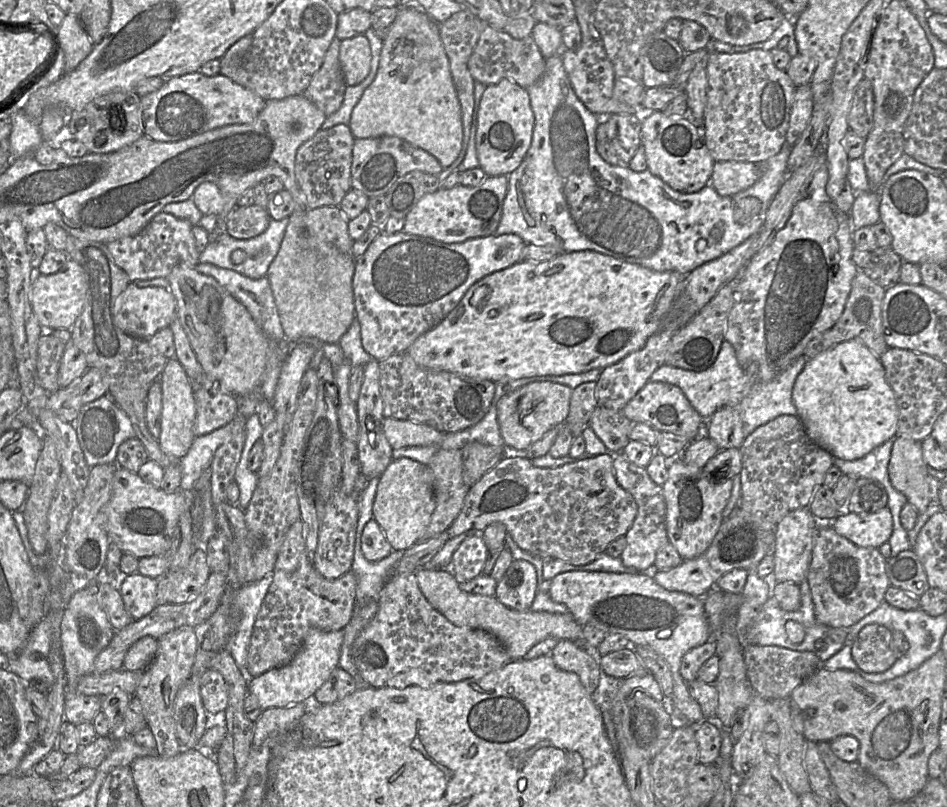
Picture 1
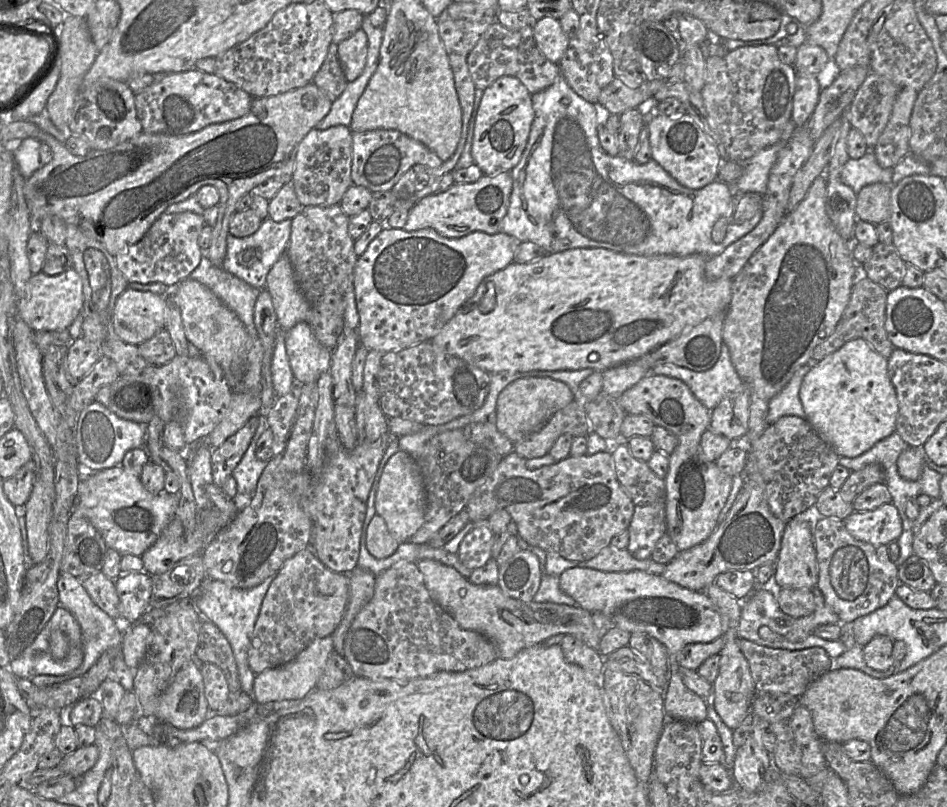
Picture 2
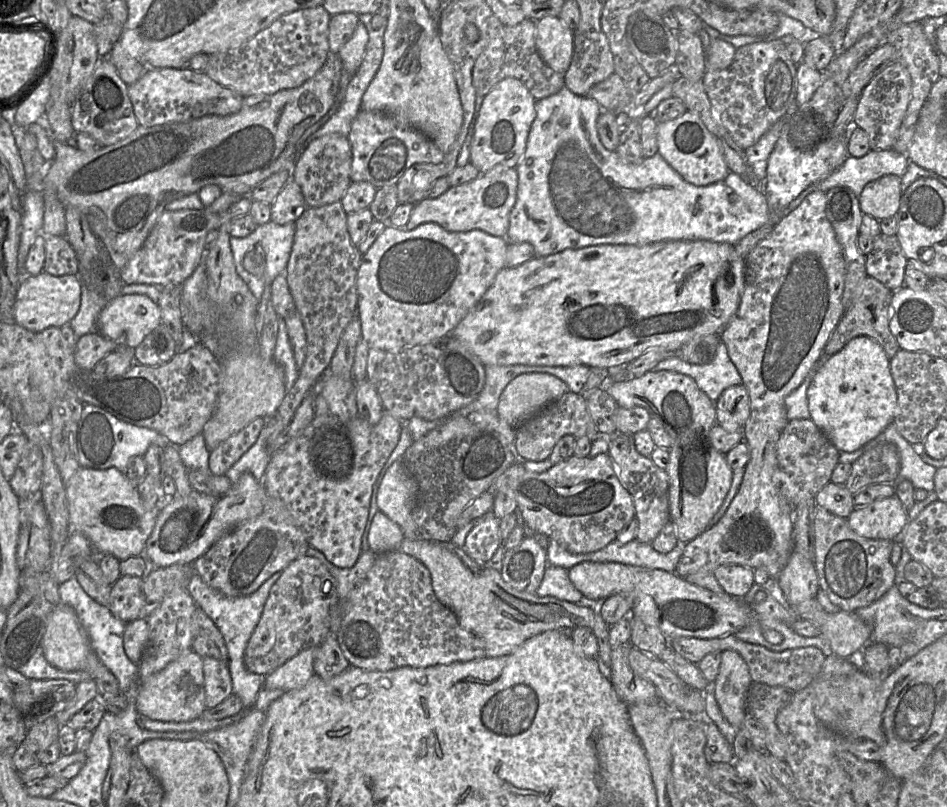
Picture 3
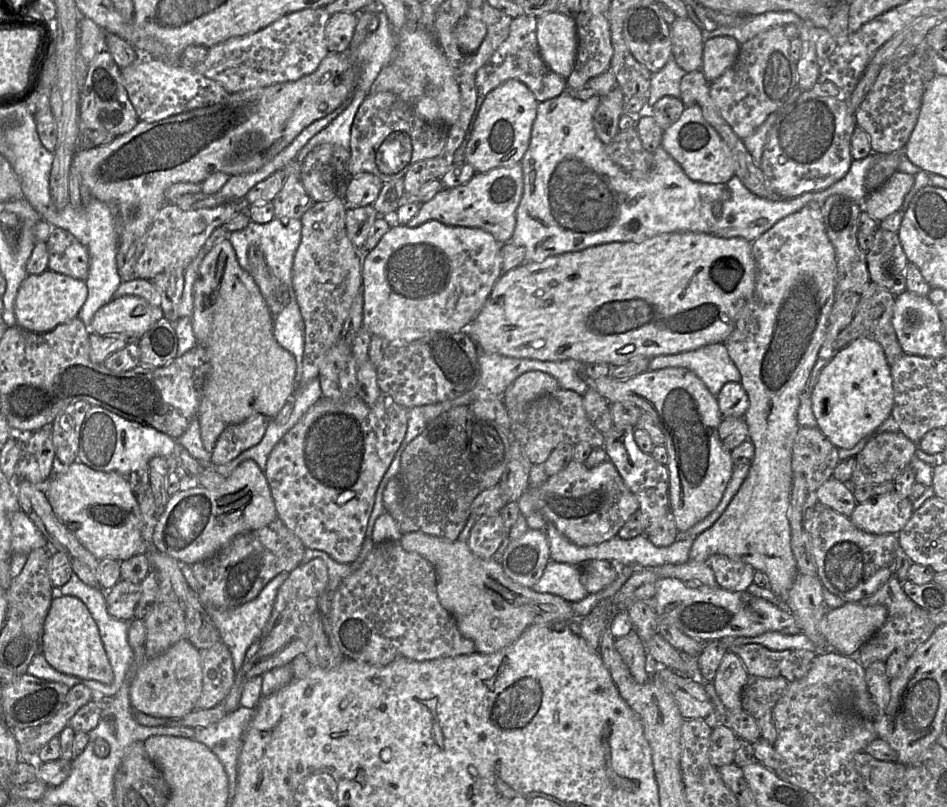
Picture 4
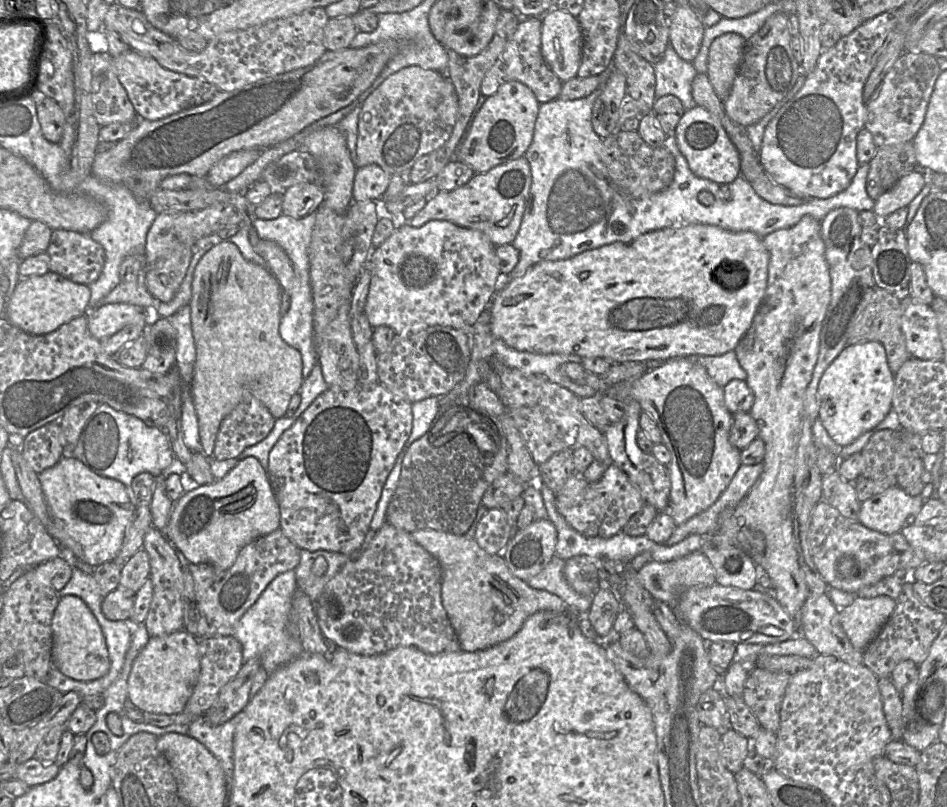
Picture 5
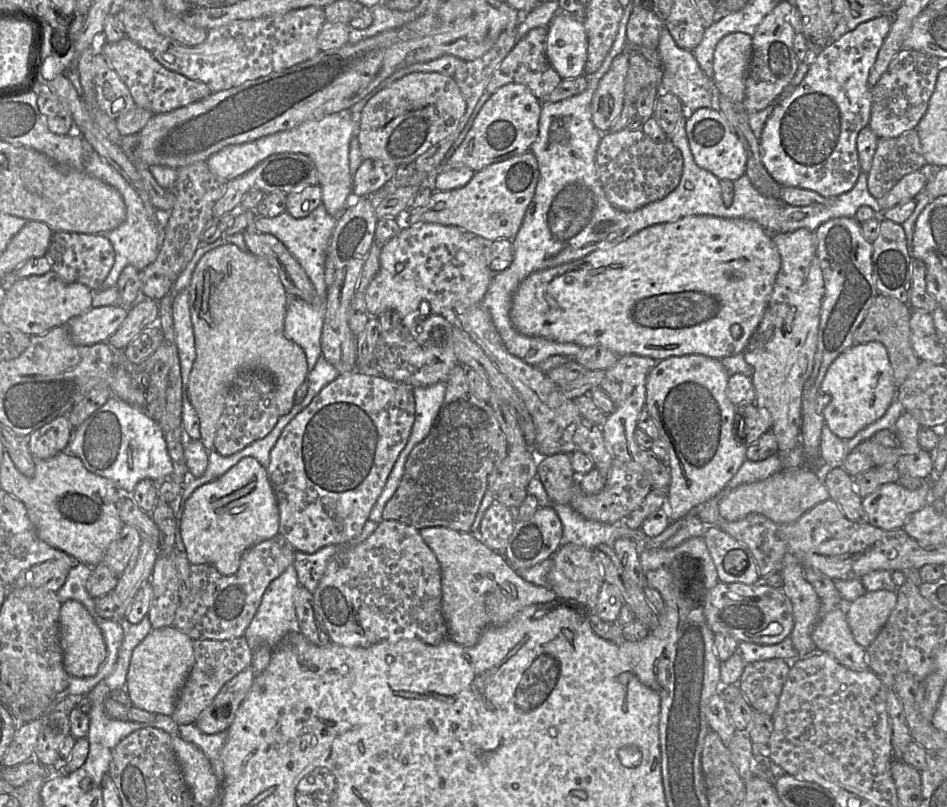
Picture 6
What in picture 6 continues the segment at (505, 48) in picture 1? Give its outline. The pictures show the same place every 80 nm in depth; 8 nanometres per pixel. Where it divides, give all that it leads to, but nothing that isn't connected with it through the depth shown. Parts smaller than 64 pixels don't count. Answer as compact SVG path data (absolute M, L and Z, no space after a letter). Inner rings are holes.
M537 27L519 39L491 75L485 91L493 94L504 85L516 83L526 86L539 100L551 93L560 84L562 79L546 56L547 34L547 27Z

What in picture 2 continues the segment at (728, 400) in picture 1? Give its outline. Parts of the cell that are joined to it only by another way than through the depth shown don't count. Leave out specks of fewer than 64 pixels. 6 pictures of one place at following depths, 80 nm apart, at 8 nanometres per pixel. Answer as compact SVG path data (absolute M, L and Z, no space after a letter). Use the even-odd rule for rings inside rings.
M724 342L716 364L709 370L697 372L674 364L662 364L654 367L650 373L683 381L711 411L725 397L739 391L745 384L737 373L728 346ZM810 360L806 365L797 370L783 390L770 400L767 415L768 423L775 423L783 416L806 418L799 396L800 388L805 376L816 363L814 360Z

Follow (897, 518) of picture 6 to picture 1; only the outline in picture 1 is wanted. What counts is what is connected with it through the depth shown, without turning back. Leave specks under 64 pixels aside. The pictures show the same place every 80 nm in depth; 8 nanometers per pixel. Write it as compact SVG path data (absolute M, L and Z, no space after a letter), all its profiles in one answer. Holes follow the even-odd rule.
M886 506L875 513L842 512L829 523L840 536L862 548L876 548L888 542L893 531L893 519Z

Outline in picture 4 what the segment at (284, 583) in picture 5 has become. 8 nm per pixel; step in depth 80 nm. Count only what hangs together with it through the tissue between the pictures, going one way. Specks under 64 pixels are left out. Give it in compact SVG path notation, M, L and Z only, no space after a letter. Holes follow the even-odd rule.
M289 572L279 573L261 590L256 598L239 607L233 609L206 608L208 615L220 633L222 641L230 650L235 675L241 671L248 648L261 636L271 616L278 590L288 578L288 575Z

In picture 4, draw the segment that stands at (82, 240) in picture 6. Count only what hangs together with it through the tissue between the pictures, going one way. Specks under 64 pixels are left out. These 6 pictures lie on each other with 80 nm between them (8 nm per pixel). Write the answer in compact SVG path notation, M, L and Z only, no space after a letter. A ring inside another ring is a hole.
M52 228L46 241L48 270L85 281L89 272L89 251L70 232Z

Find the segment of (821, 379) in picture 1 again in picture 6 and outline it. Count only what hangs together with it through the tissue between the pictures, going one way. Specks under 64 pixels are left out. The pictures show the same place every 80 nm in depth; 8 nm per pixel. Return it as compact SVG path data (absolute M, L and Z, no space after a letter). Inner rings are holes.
M877 341L854 344L842 352L830 365L820 391L824 396L825 424L839 438L849 440L859 431L880 419L896 399L897 386L886 347Z

